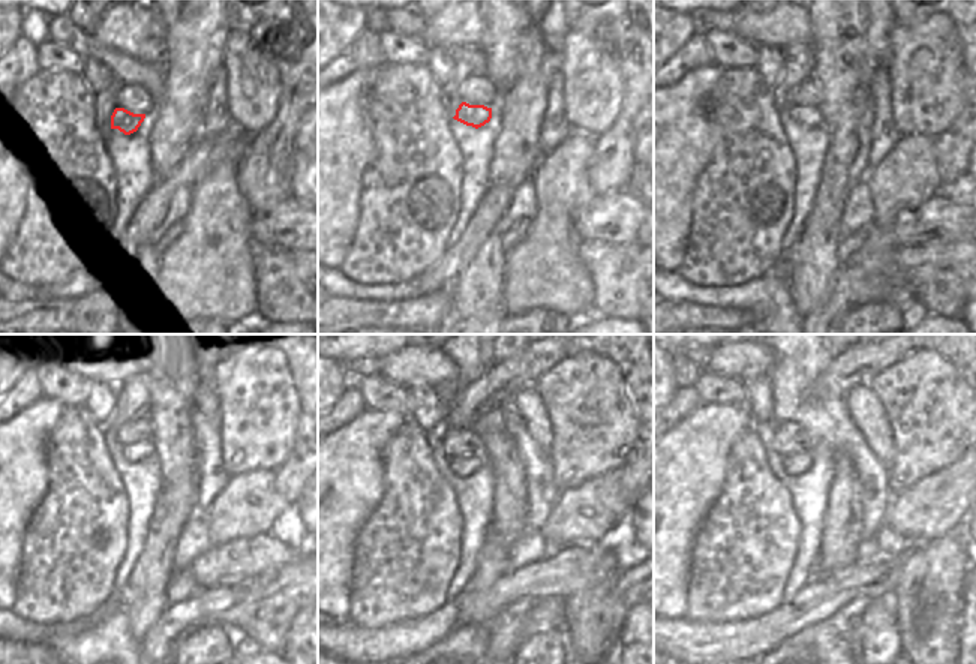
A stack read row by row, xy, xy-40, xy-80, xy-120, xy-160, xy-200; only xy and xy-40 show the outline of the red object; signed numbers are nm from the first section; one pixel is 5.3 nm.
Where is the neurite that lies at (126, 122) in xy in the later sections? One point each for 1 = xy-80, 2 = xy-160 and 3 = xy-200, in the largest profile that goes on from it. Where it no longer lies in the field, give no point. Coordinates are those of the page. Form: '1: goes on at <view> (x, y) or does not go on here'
1: goes on at xy-80 (811, 117)
2: goes on at xy-160 (461, 465)
3: goes on at xy-200 (796, 465)

